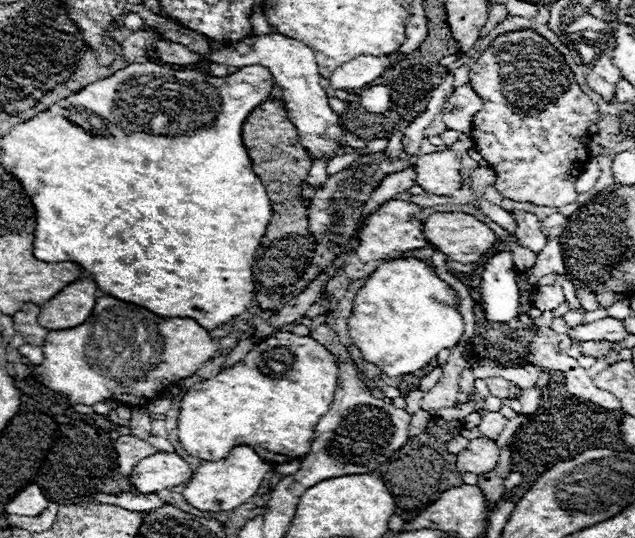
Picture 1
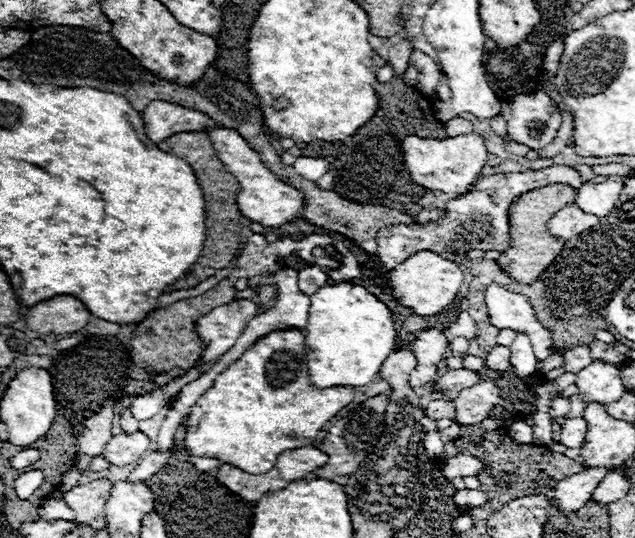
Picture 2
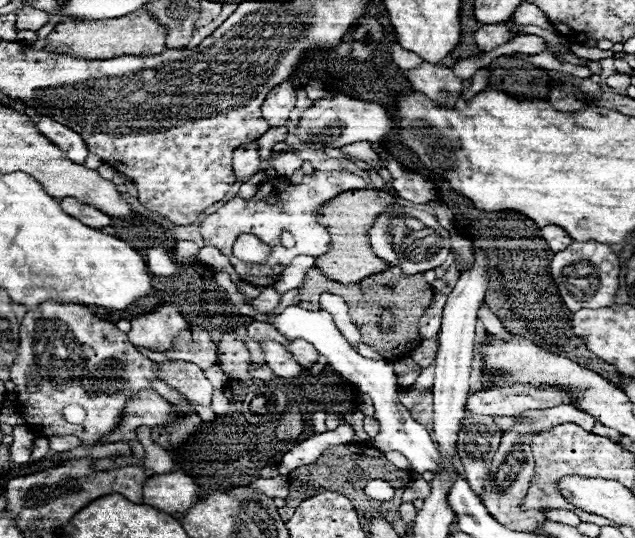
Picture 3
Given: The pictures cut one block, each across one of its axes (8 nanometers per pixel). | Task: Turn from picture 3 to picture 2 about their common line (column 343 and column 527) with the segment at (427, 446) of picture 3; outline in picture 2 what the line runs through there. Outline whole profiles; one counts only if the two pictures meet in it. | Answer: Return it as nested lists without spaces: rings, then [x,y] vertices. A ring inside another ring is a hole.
[[[516,332],[516,338],[514,338],[514,342],[508,348],[512,352],[512,358],[510,358],[512,368],[516,370],[516,374],[520,378],[526,378],[526,376],[536,372],[538,360],[536,360],[536,356],[532,352],[532,342],[530,342],[530,338],[526,334]]]

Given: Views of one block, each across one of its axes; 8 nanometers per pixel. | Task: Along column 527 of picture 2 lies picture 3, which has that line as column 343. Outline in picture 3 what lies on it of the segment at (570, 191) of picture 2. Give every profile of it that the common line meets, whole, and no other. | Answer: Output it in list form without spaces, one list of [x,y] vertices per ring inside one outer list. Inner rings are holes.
[[[352,190],[352,192],[342,192],[340,196],[324,204],[324,208],[318,210],[318,222],[330,230],[332,246],[326,254],[316,258],[316,268],[320,268],[324,276],[340,284],[356,284],[356,280],[364,280],[364,276],[388,270],[390,266],[384,260],[380,260],[370,248],[368,230],[378,220],[378,216],[394,202],[396,202],[394,196],[384,190],[364,190],[364,192]]]

